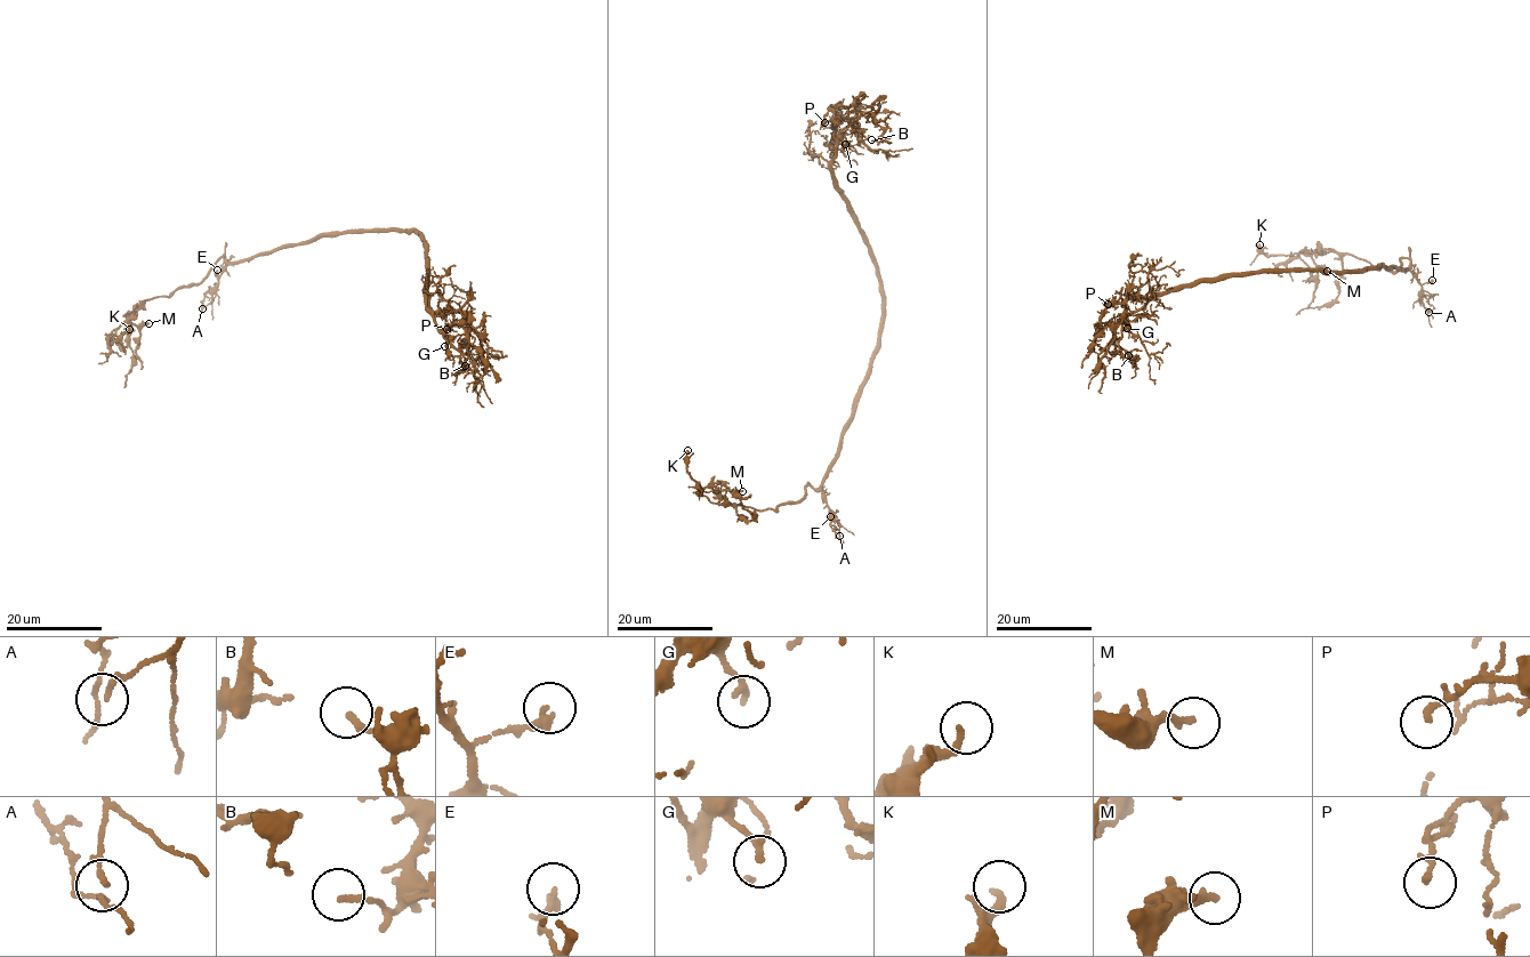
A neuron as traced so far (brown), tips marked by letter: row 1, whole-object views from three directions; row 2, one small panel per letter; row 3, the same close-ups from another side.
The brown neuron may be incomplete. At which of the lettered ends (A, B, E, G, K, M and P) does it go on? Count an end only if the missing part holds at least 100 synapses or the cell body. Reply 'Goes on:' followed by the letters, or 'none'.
Goes on: none

